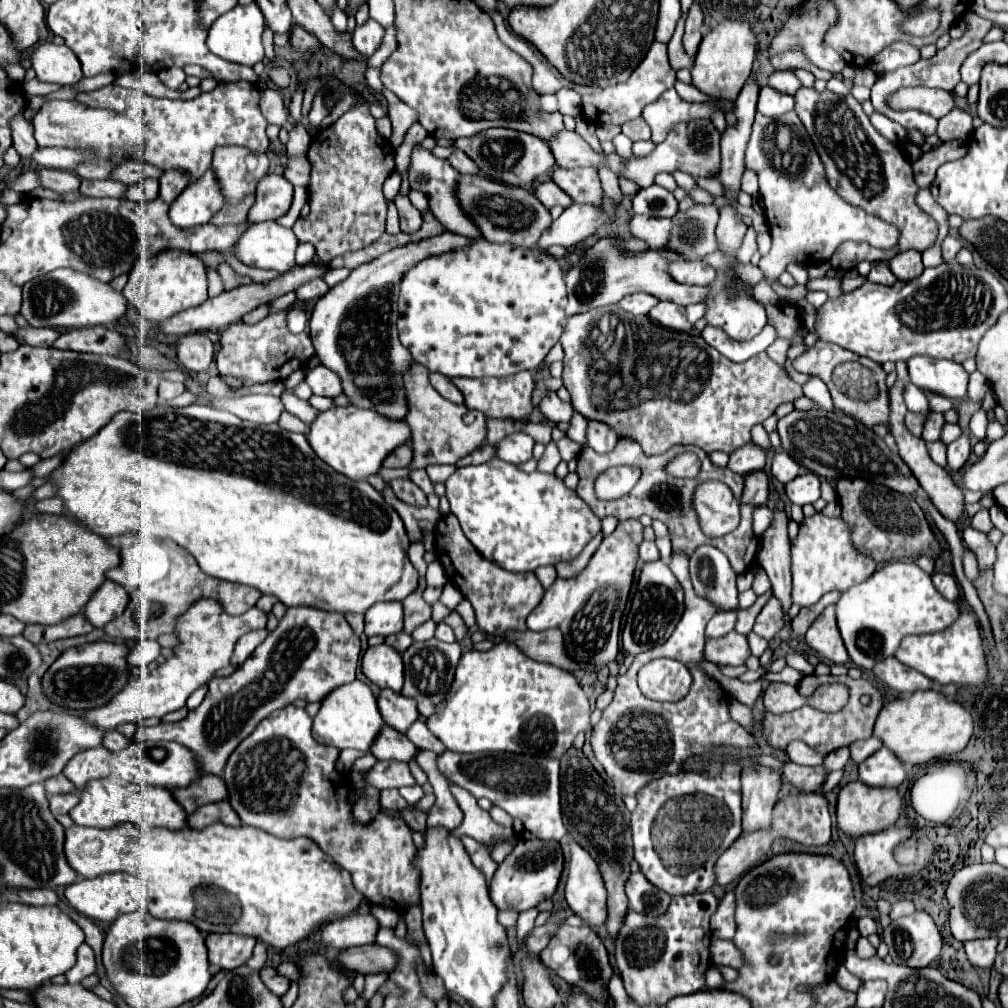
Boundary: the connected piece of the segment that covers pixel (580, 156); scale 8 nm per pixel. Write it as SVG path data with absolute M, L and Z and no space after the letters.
M576 131L556 133L556 137L552 137L548 143L558 167L598 167L602 161L602 157L598 157Z

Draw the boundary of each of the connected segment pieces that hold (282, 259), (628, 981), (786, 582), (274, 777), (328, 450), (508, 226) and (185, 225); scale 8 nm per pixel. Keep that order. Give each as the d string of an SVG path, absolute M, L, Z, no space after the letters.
M264 221L250 225L250 229L240 237L234 255L250 267L284 273L296 267L296 247L298 239L292 229L280 227L276 221Z
M712 891L672 897L670 907L660 917L648 917L628 909L624 925L616 935L616 967L628 995L642 1007L656 1001L664 1005L676 995L696 993L704 987L704 971L710 963L710 915L718 899Z
M784 509L772 511L772 523L760 537L760 549L758 549L758 563L766 571L774 595L780 599L784 611L790 609L790 589L792 589L792 577L790 577L790 539L786 531L788 517Z
M294 705L278 709L268 715L266 721L260 721L256 729L232 751L226 761L222 779L228 787L228 801L234 811L240 815L244 825L252 825L264 829L282 839L308 837L324 853L328 853L340 867L352 873L354 887L368 899L370 905L380 905L396 911L408 911L418 905L418 873L412 867L412 859L416 853L412 835L404 819L388 815L384 811L378 813L368 825L360 825L352 817L350 795L340 795L340 779L342 775L336 771L340 749L326 747L312 737L312 717Z
M354 405L348 407L334 407L316 417L316 421L310 425L308 441L314 449L314 453L328 463L338 473L350 477L352 481L366 479L368 475L374 475L380 471L382 461L388 453L392 453L402 443L410 441L410 429L406 421L388 419L374 409L356 409Z
M480 175L460 177L458 199L460 199L462 209L480 227L484 239L492 243L514 243L514 245L524 245L524 247L536 247L536 241L552 223L550 211L536 199L534 193L522 187L488 181L486 177L480 177Z
M212 167L200 181L192 181L170 205L170 219L174 225L182 229L190 229L194 225L208 223L210 217L220 211L224 205L224 197L220 197L220 185L216 185L216 177L212 177Z

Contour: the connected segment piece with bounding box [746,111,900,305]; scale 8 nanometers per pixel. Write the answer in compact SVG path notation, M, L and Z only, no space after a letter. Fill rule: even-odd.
M794 111L780 119L762 117L756 113L746 151L746 167L754 169L758 175L760 195L764 199L766 221L772 237L770 253L758 263L764 271L765 280L753 286L754 297L762 305L778 303L778 295L772 290L771 282L786 269L788 261L828 261L836 247L844 241L864 241L878 249L892 249L898 243L900 231L896 225L888 225L878 217L870 217L860 207L846 203L828 185L820 157ZM776 123L784 133L782 139L772 137L772 129L776 133Z

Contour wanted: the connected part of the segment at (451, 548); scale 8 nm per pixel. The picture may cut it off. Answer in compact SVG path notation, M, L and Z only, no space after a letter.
M452 513L440 517L434 527L434 555L442 563L448 581L458 587L472 603L476 625L486 635L504 637L506 631L526 631L526 617L544 597L544 587L534 573L508 573L500 565L480 557L480 553L462 533L460 523L456 517L452 517Z

